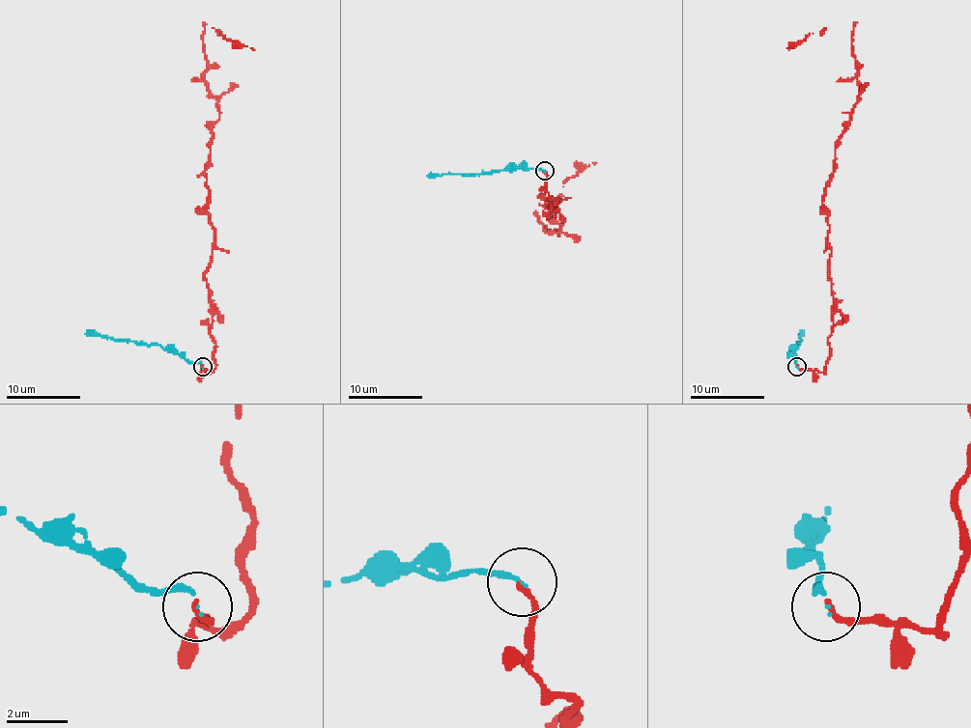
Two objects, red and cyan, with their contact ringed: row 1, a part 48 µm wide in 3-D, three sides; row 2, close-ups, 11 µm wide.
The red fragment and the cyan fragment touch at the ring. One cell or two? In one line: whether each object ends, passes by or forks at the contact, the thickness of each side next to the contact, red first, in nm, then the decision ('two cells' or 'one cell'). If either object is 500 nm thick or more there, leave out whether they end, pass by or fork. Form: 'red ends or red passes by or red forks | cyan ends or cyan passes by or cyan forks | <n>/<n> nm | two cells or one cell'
red ends | cyan ends | 170/140 nm | one cell

